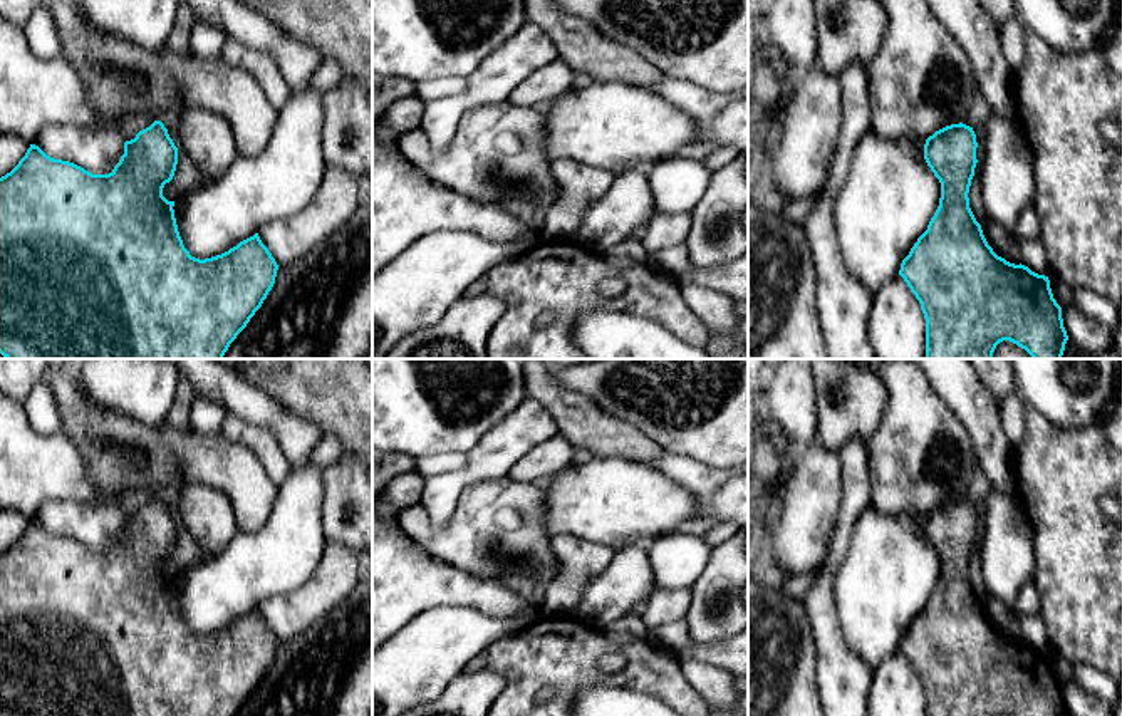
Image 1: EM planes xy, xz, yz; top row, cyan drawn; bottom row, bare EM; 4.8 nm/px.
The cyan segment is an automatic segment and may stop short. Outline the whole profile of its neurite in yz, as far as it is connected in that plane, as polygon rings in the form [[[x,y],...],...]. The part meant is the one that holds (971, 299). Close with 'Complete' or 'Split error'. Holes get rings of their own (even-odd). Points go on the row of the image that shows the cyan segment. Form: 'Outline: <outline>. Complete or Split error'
Outline: [[[963,122],[936,131],[924,144],[924,159],[941,183],[941,198],[927,230],[902,260],[899,275],[926,319],[926,359],[993,359],[1003,340],[1025,349],[1033,359],[1062,359],[1068,335],[1048,277],[998,257],[969,208],[976,148],[973,127]]]. Complete

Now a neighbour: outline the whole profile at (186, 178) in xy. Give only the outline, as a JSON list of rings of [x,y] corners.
[[[178,149],[178,164],[174,176],[163,188],[163,196],[168,201],[174,201],[186,193],[196,191],[206,184],[206,179],[200,168]]]

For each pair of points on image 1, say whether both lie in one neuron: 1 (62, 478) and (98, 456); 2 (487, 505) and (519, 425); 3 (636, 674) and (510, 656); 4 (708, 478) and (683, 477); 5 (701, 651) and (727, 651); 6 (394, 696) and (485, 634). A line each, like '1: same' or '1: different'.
1: different
2: different
3: same
4: same
5: same
6: same

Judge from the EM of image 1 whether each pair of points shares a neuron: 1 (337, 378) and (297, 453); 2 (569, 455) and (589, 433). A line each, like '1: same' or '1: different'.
1: different
2: different

